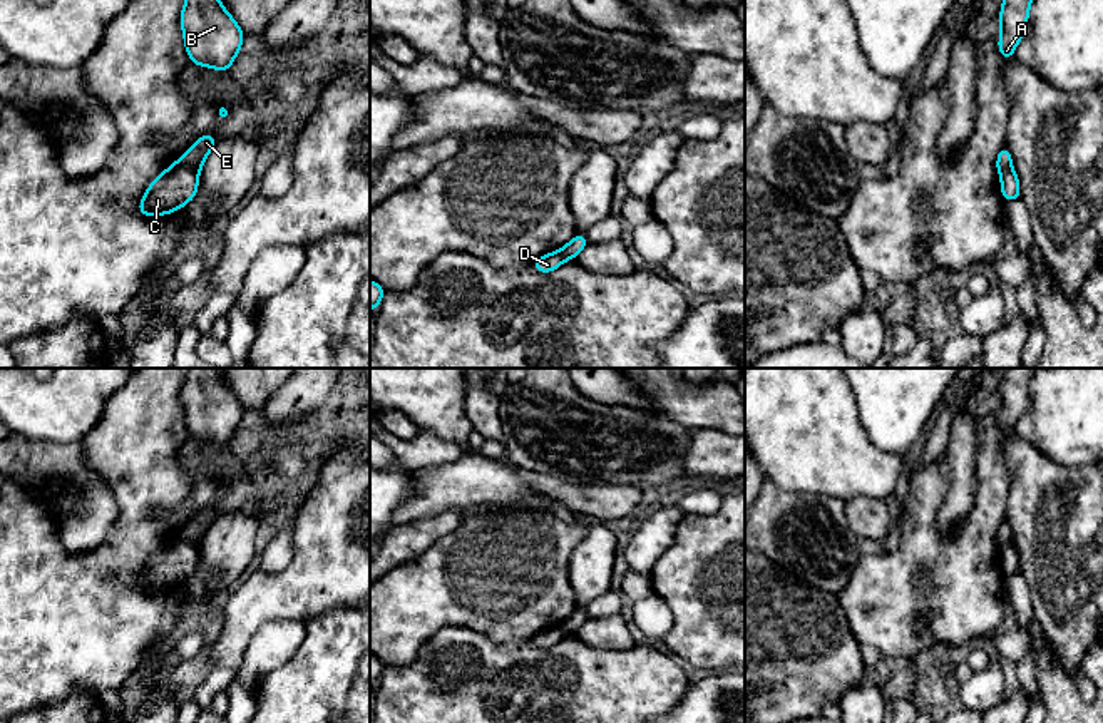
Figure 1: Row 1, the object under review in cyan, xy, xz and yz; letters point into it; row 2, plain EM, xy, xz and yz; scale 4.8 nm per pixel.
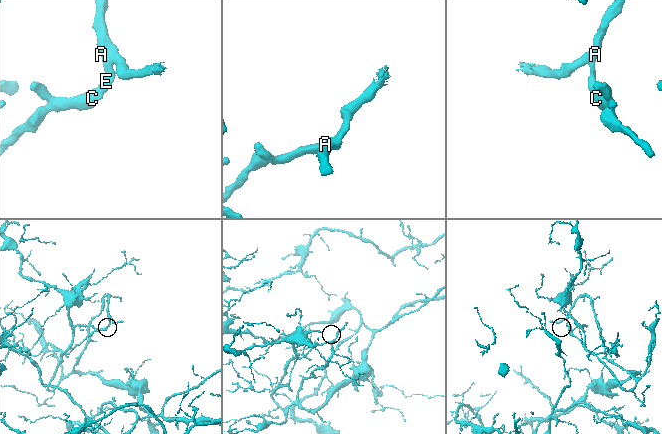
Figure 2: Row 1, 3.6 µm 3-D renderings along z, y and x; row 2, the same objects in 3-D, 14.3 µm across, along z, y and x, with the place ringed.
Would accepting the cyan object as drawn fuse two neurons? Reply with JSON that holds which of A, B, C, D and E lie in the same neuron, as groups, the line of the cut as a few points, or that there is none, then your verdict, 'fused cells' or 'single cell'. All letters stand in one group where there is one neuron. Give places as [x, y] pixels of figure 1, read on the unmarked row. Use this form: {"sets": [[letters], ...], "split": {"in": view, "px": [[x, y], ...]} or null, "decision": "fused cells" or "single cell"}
{"sets": [["A", "B", "E"], ["C", "D"]], "split": {"in": "xy", "px": [[178, 536], [198, 549]]}, "decision": "fused cells"}

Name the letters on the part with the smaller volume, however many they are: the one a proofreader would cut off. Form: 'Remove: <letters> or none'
Remove: C, D

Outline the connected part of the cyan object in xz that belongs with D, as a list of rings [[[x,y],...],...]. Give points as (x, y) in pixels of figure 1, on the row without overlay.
[[[554,626],[554,628],[547,628],[537,634],[534,634],[531,638],[531,641],[537,646],[537,648],[552,648],[556,643],[559,643],[564,636],[567,636],[567,633],[564,631],[564,628]]]

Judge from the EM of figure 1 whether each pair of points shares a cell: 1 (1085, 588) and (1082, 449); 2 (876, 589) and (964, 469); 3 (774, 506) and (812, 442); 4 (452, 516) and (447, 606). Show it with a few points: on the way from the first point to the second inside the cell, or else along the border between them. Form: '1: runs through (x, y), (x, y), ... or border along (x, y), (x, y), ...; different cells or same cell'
1: border along (1043, 456), (1063, 466), (1085, 466); different cells
2: border along (938, 459), (946, 497), (936, 526), (948, 533); different cells
3: border along (764, 477), (782, 491), (809, 492), (820, 497); different cells
4: border along (462, 519), (452, 531), (436, 539), (419, 554); different cells

